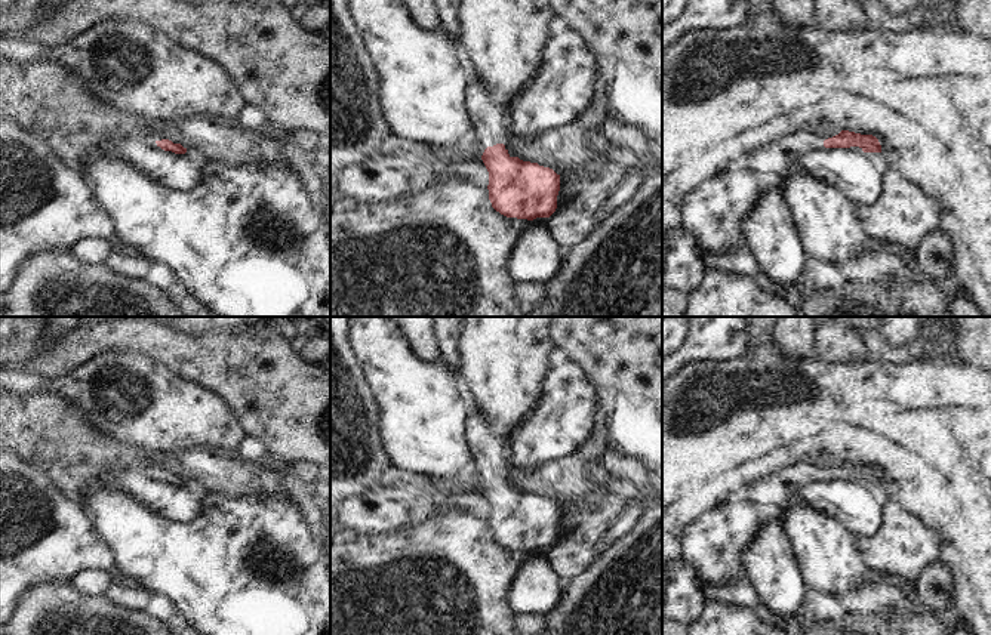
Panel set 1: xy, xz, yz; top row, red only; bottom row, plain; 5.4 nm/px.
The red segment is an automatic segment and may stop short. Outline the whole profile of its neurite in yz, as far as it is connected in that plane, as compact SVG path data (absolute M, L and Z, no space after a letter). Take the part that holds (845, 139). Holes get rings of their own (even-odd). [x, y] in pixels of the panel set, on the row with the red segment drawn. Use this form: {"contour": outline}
{"contour": "M803 129L776 141L773 147L758 148L741 157L730 167L735 170L757 170L766 178L766 181L779 179L794 169L801 155L815 152L822 147L859 147L864 152L881 152L881 145L872 135L841 130L838 135L822 141Z"}

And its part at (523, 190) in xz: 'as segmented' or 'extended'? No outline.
extended

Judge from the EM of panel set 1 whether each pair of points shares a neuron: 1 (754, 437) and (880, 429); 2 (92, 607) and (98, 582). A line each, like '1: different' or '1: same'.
1: same
2: different

